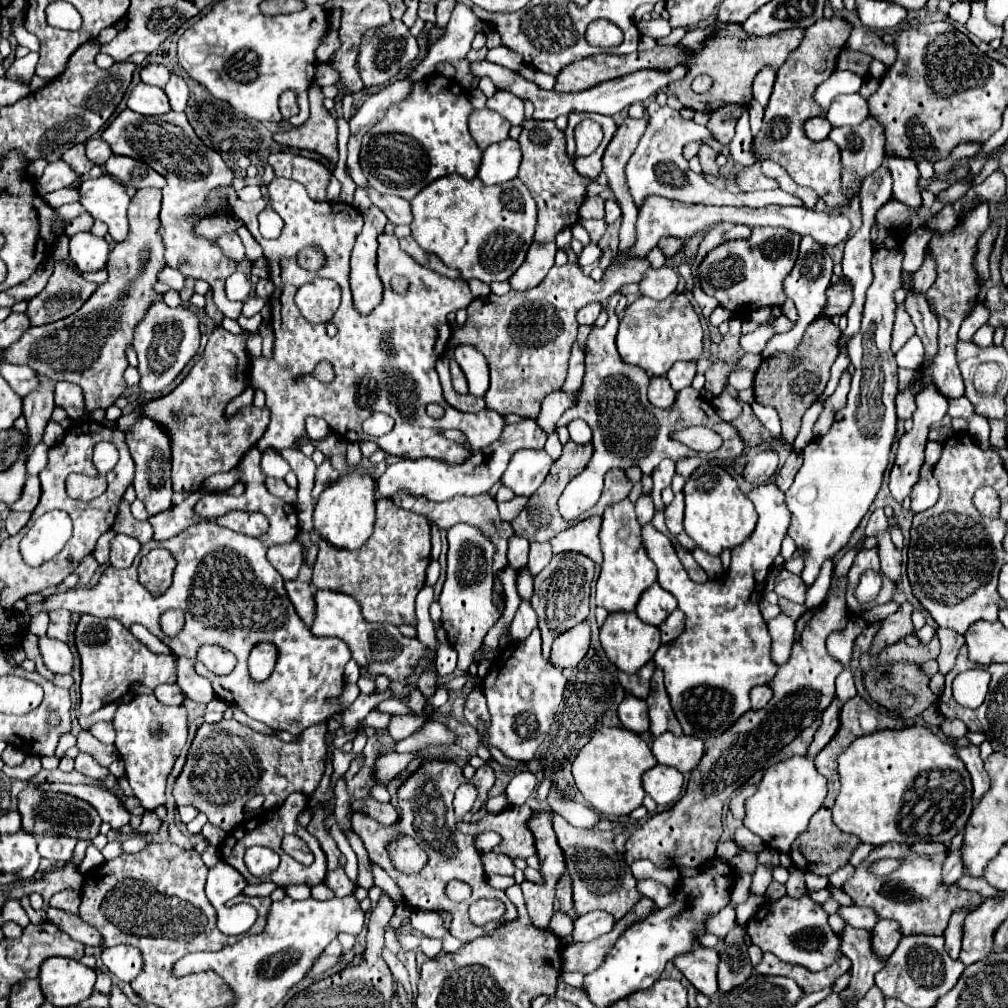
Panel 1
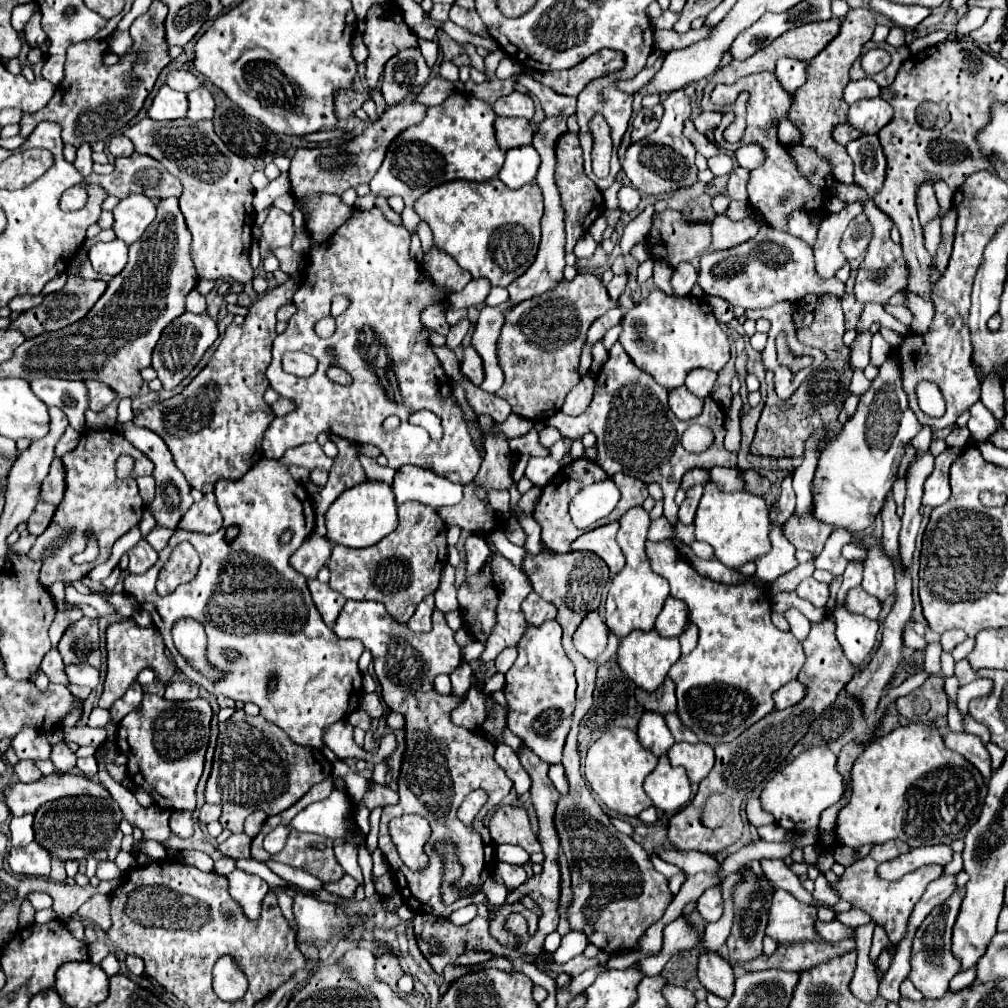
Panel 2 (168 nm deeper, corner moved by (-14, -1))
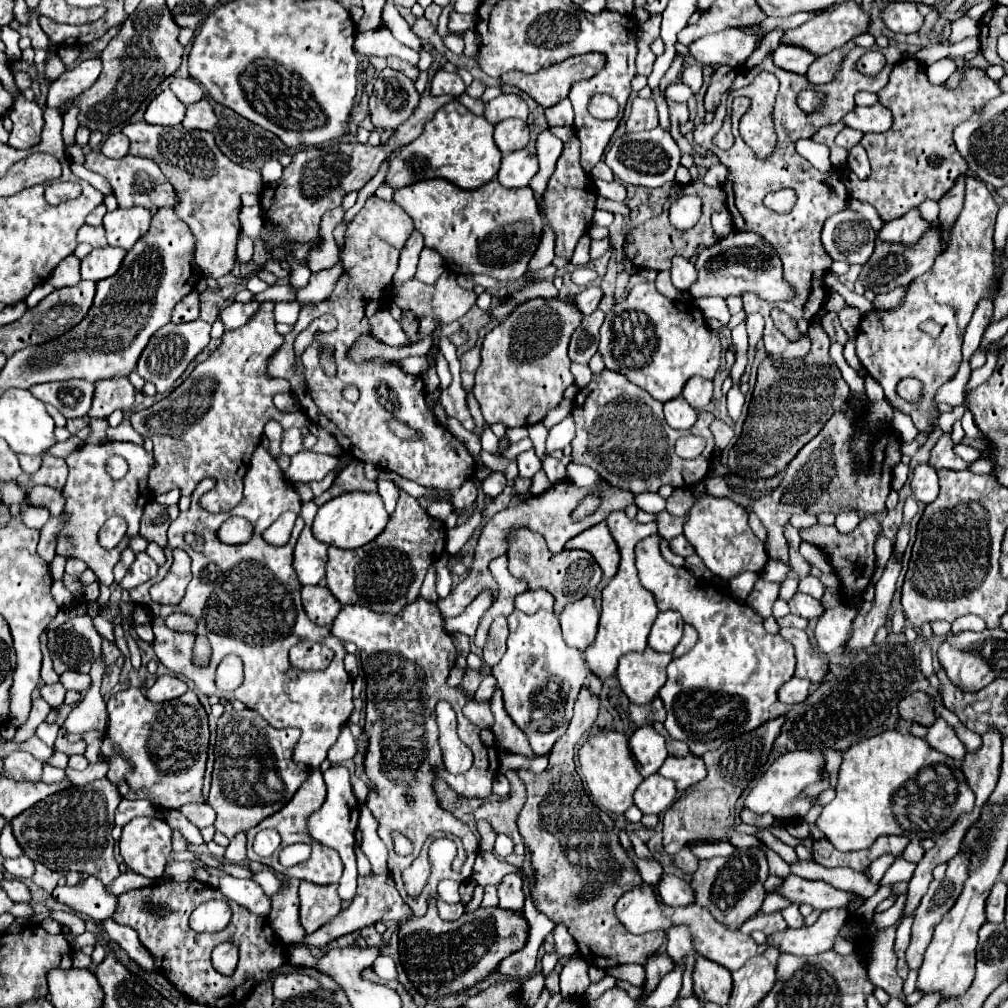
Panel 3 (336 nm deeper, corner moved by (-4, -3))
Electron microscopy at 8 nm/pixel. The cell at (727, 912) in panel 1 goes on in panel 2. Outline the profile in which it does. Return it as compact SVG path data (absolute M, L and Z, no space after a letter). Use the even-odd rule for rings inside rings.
M710 887L698 897L698 907L696 909L706 923L718 921L722 917L722 899L720 897L722 897L720 887Z

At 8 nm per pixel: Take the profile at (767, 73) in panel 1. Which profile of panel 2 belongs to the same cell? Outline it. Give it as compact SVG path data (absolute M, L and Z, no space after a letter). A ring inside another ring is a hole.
M780 59L776 63L776 79L780 81L782 89L794 93L806 81L806 63L796 59Z

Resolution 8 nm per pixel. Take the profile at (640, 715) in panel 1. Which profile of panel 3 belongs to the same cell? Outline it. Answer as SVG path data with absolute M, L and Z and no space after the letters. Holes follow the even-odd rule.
M652 725L634 731L634 735L630 737L630 749L642 777L658 773L664 759L668 757L668 751L664 747L664 737L656 733Z

